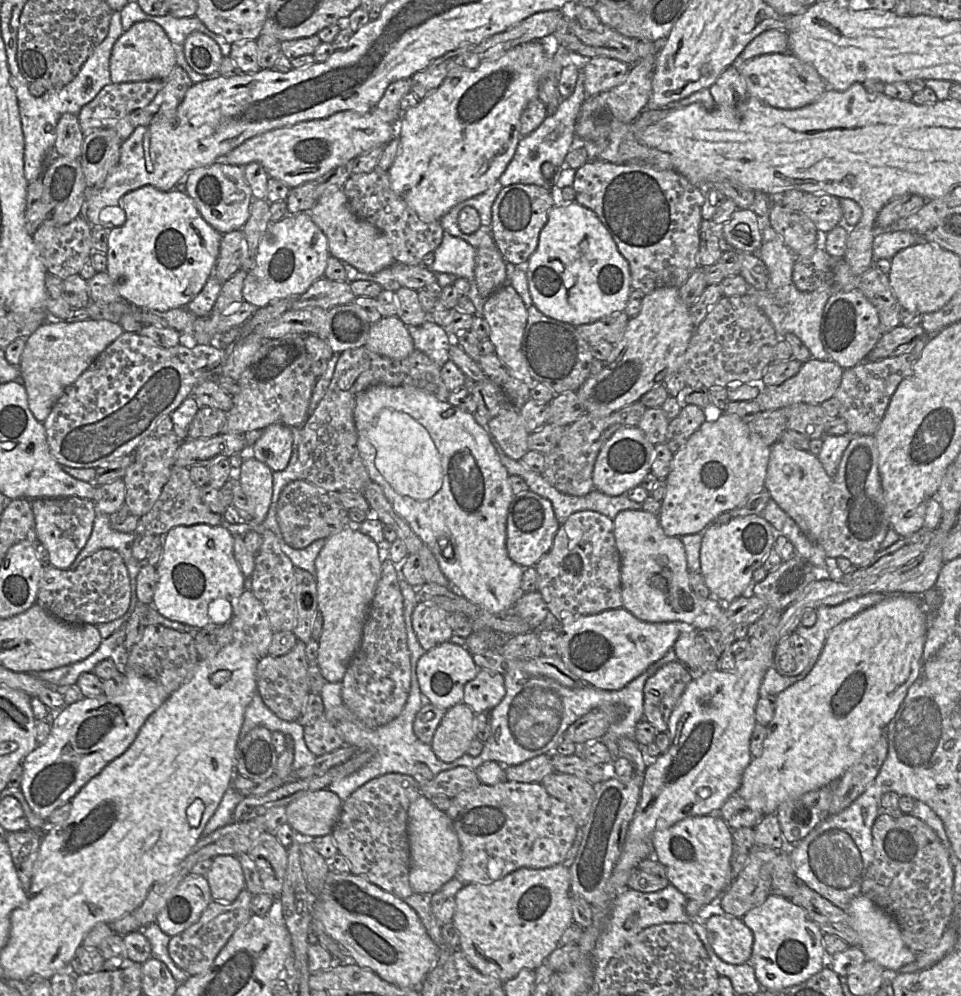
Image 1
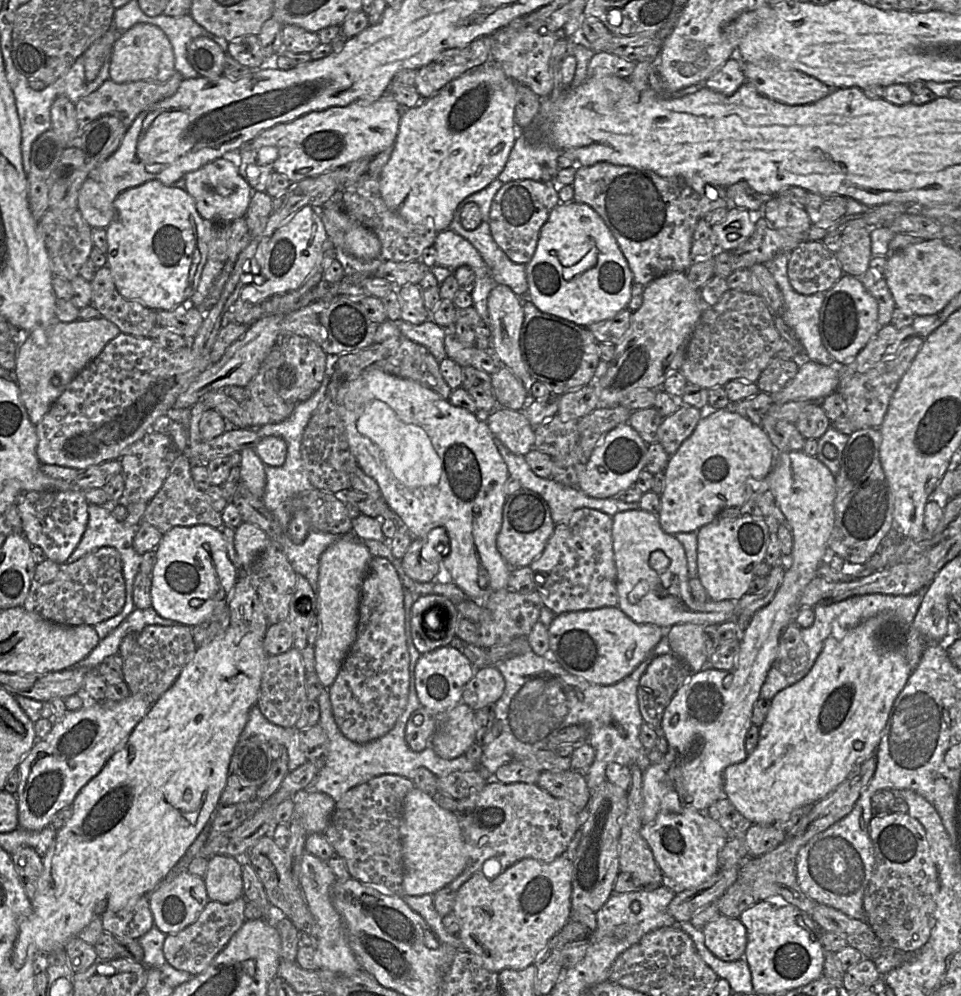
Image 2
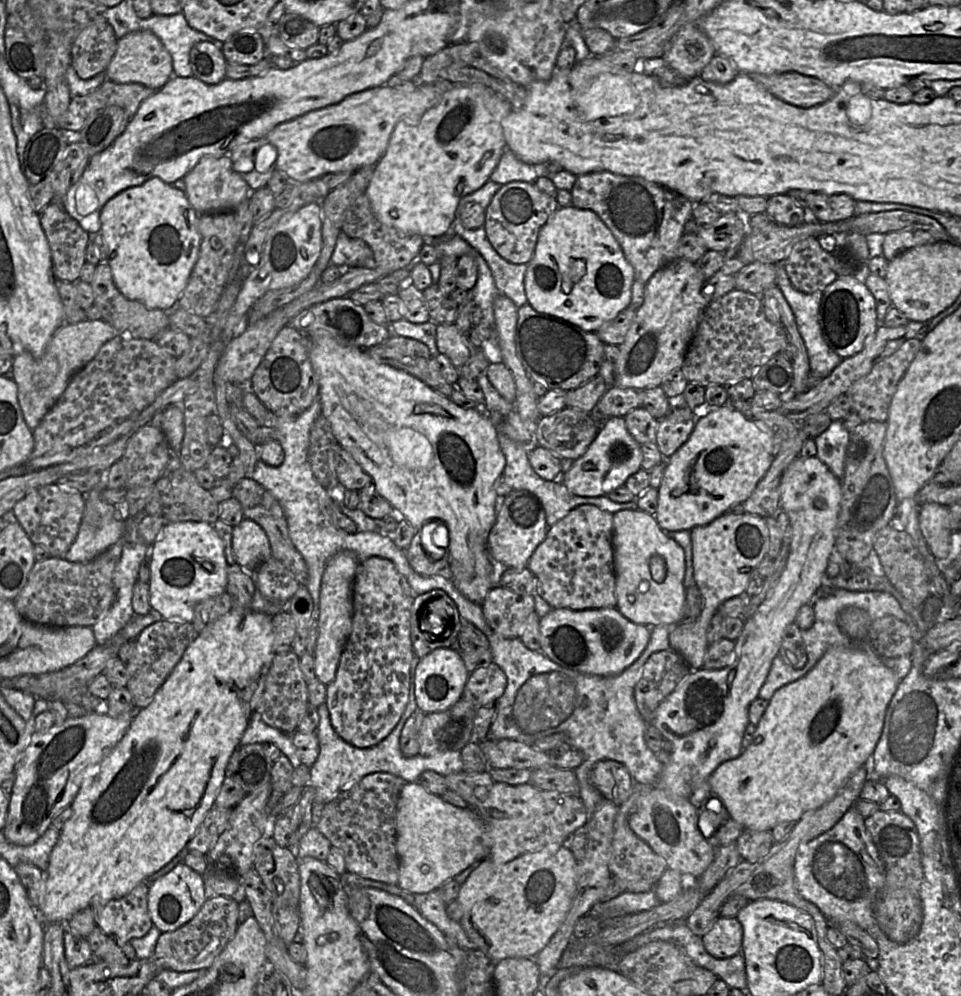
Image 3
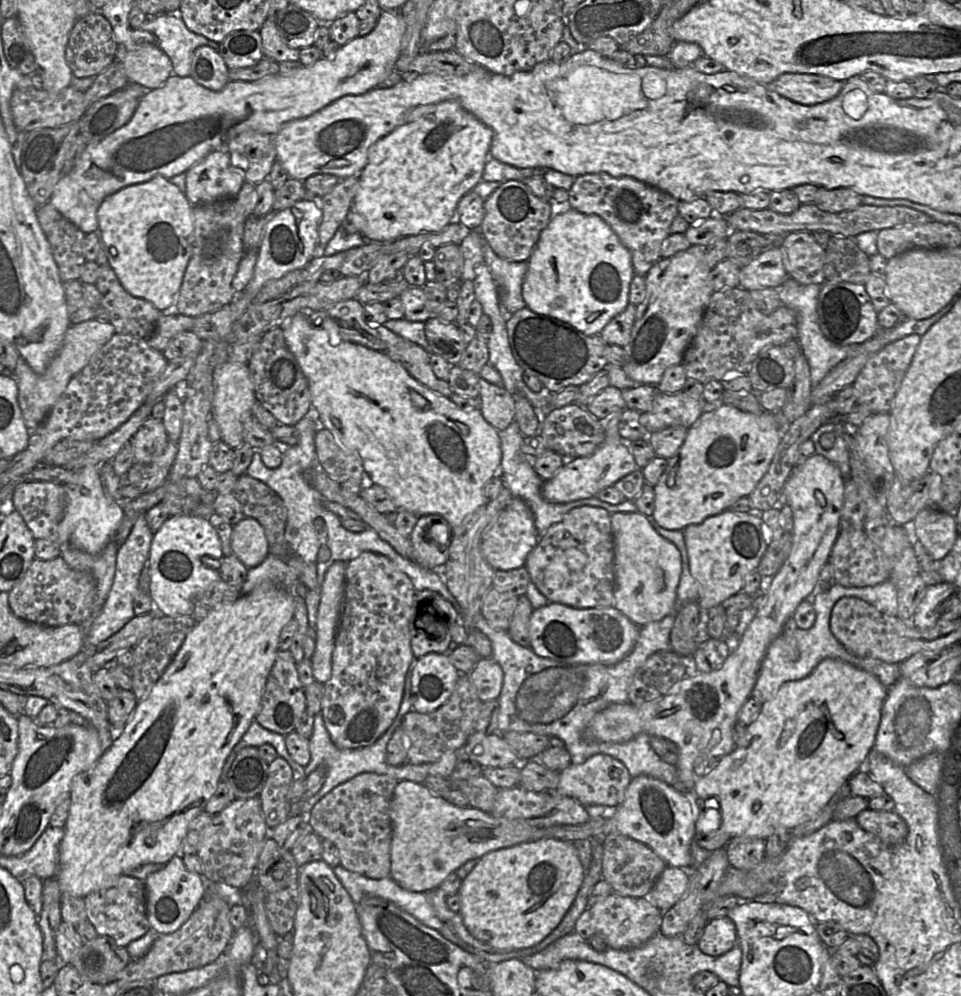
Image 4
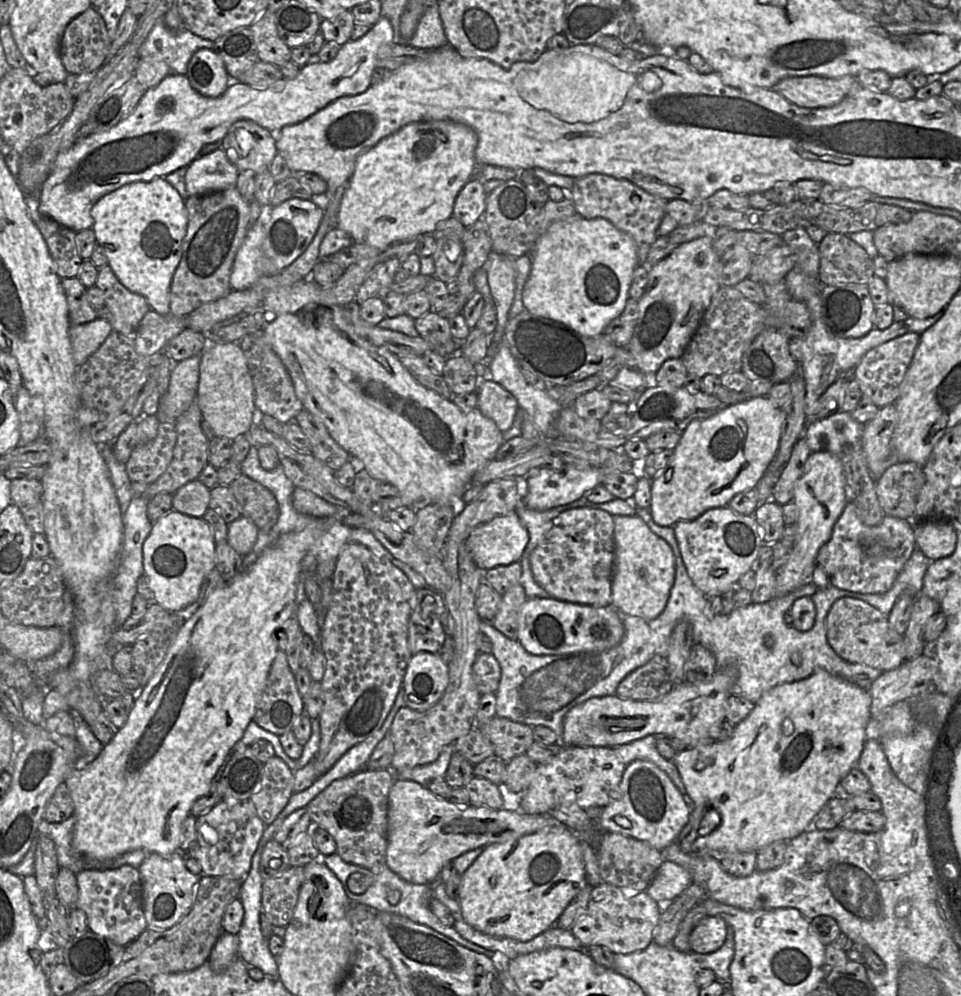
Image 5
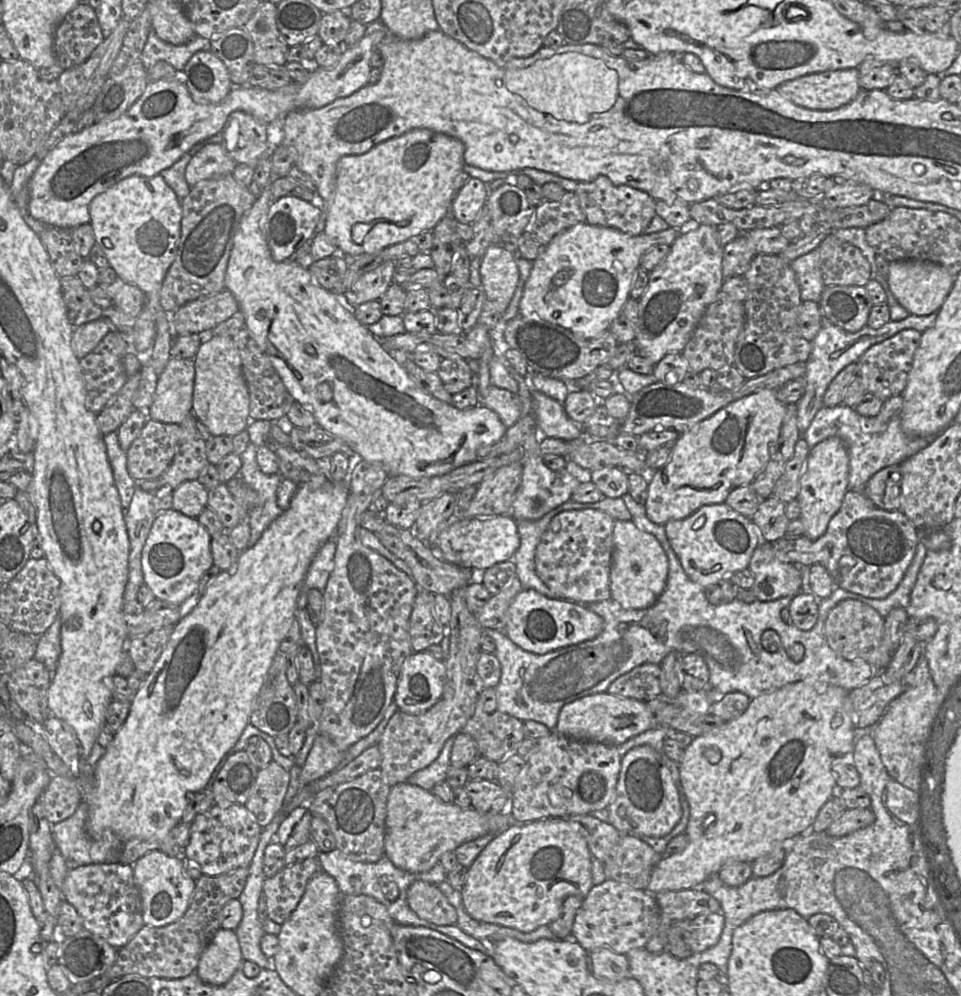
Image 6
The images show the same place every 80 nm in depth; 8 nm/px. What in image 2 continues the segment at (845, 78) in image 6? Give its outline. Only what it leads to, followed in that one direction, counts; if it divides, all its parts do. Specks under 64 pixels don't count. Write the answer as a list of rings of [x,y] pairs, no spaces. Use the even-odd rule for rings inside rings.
[[[774,62],[743,63],[747,82],[763,96],[787,105],[806,105],[826,97],[831,89],[795,69],[780,69]]]

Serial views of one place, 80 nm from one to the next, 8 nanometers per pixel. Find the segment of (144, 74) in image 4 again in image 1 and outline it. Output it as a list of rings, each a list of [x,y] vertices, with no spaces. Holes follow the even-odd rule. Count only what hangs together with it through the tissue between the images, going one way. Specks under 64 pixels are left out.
[[[139,21],[124,31],[113,46],[110,57],[111,82],[137,82],[166,78],[175,66],[175,52],[164,29],[153,21]]]

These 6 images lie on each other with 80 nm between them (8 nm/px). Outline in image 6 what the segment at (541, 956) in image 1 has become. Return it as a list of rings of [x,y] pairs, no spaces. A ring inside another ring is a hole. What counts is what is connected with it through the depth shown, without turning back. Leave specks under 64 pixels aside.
[[[564,818],[514,824],[490,841],[468,869],[461,890],[466,912],[475,920],[528,933],[548,926],[560,914],[566,897],[585,898],[592,885],[592,854],[584,837]]]

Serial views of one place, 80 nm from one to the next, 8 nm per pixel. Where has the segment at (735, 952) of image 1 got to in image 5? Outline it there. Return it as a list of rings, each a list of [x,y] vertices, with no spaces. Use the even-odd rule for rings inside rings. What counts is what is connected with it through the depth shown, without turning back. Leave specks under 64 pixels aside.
[[[720,916],[704,917],[691,931],[689,937],[692,952],[708,954],[718,950],[725,942],[727,923]]]

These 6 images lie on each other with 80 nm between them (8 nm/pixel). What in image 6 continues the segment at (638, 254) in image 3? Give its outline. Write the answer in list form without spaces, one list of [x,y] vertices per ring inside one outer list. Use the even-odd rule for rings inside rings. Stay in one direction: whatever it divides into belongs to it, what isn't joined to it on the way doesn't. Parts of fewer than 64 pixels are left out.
[[[600,175],[590,182],[579,182],[575,191],[586,223],[618,229],[632,236],[642,235],[656,215],[656,200],[648,193],[628,185],[614,185],[611,180]]]

